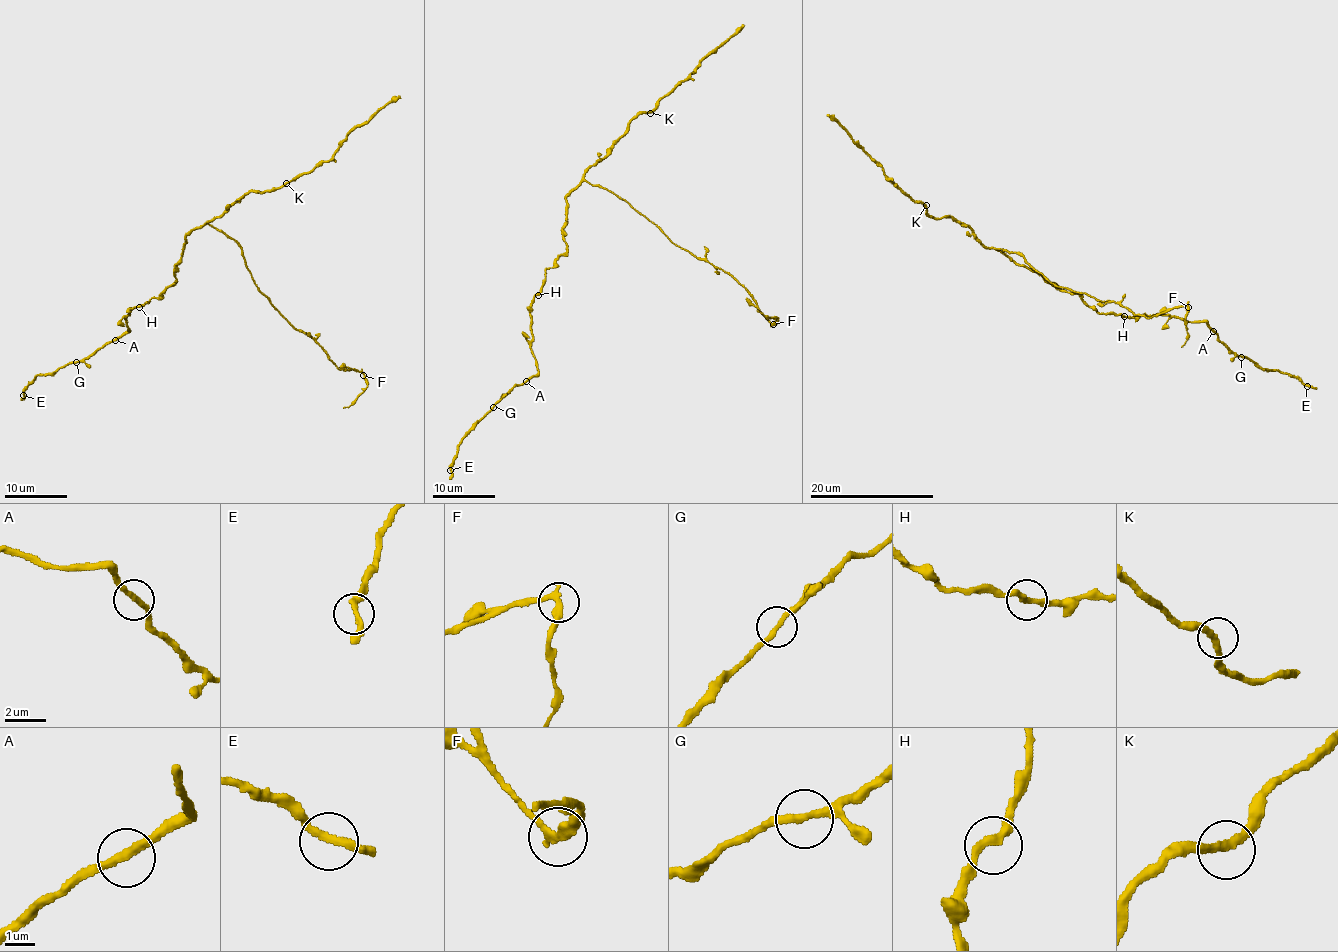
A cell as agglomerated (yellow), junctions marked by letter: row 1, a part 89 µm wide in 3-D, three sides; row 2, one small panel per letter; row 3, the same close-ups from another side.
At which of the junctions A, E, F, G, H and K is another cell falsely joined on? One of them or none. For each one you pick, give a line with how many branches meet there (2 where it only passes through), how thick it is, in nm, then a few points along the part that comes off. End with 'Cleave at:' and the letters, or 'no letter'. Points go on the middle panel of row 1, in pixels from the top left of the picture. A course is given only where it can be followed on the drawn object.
F: branches 2; calibre 280 nm; course (773, 324), (778, 318), (764, 316), (756, 310)
Cleave at: F

